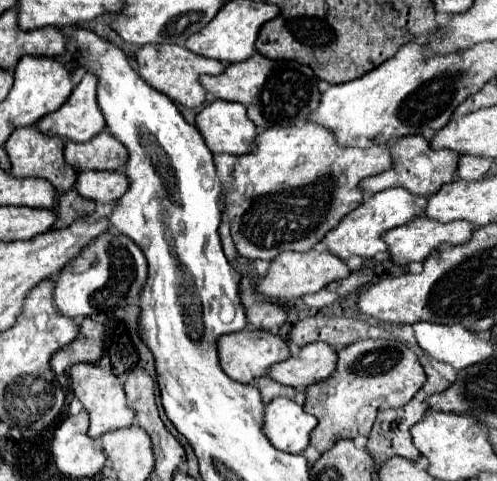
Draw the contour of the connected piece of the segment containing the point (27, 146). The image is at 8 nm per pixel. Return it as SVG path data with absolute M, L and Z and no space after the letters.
M35 125L15 129L15 133L11 133L9 141L5 143L5 149L11 159L11 173L15 173L15 177L43 177L51 181L59 193L65 193L77 181L75 169L69 167L63 159L63 147L65 141L61 137L45 135Z

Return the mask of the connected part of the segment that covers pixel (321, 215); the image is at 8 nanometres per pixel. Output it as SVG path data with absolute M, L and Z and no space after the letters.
M305 121L303 125L271 127L259 133L257 147L251 153L237 157L233 185L227 193L227 211L231 215L231 237L239 255L247 259L275 259L283 251L313 249L339 221L363 203L359 183L365 177L391 169L393 157L387 145L371 145L367 149L345 147L337 143L335 133L319 123Z

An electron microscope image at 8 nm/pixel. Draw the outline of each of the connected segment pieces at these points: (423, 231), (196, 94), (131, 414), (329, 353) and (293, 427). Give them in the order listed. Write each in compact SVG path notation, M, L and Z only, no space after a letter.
M425 215L417 217L415 221L411 221L411 225L403 225L401 229L391 229L387 231L383 237L389 245L389 253L393 263L397 265L409 265L411 261L425 261L439 245L447 243L447 245L463 245L471 239L473 235L473 223L469 221L451 221L451 223L441 223L435 219L429 219Z
M143 45L137 53L135 53L135 61L139 65L139 75L157 91L161 91L163 95L167 95L173 103L183 105L183 107L199 107L205 103L207 91L205 87L199 83L199 75L203 73L213 73L219 75L225 71L225 65L221 61L191 53L187 47L179 47L179 45Z
M81 363L81 365L75 365L75 369L71 369L69 377L71 377L73 391L75 391L77 399L83 403L83 407L89 413L89 419L91 419L89 435L93 439L101 437L103 433L107 433L111 429L121 429L121 427L137 423L135 411L127 405L127 397L125 397L123 385L111 371L101 369L97 363Z
M309 343L295 357L281 361L269 369L269 377L291 387L311 387L333 375L337 367L337 351L327 343Z
M275 397L265 407L265 425L271 443L279 451L303 453L311 441L311 431L315 429L317 419L301 405L287 397Z

